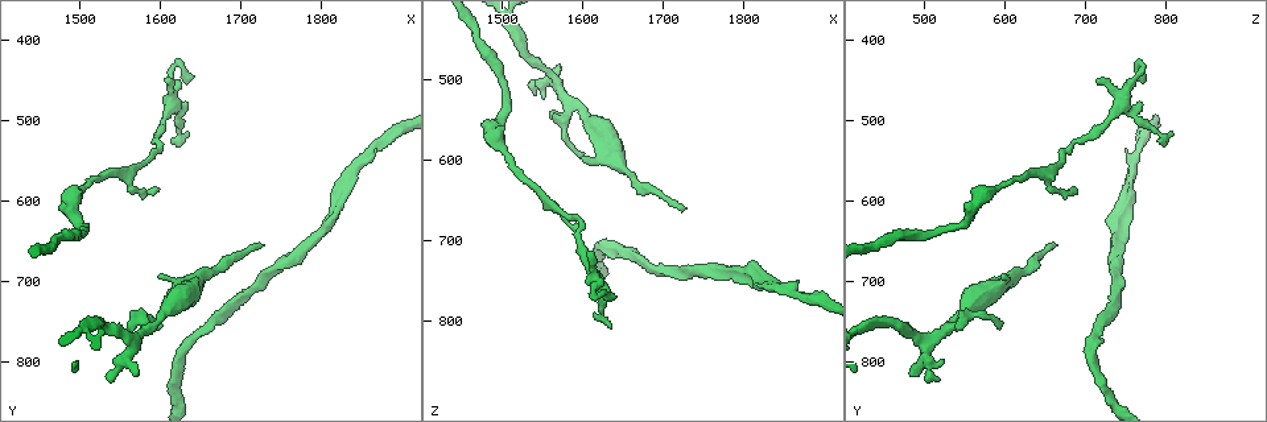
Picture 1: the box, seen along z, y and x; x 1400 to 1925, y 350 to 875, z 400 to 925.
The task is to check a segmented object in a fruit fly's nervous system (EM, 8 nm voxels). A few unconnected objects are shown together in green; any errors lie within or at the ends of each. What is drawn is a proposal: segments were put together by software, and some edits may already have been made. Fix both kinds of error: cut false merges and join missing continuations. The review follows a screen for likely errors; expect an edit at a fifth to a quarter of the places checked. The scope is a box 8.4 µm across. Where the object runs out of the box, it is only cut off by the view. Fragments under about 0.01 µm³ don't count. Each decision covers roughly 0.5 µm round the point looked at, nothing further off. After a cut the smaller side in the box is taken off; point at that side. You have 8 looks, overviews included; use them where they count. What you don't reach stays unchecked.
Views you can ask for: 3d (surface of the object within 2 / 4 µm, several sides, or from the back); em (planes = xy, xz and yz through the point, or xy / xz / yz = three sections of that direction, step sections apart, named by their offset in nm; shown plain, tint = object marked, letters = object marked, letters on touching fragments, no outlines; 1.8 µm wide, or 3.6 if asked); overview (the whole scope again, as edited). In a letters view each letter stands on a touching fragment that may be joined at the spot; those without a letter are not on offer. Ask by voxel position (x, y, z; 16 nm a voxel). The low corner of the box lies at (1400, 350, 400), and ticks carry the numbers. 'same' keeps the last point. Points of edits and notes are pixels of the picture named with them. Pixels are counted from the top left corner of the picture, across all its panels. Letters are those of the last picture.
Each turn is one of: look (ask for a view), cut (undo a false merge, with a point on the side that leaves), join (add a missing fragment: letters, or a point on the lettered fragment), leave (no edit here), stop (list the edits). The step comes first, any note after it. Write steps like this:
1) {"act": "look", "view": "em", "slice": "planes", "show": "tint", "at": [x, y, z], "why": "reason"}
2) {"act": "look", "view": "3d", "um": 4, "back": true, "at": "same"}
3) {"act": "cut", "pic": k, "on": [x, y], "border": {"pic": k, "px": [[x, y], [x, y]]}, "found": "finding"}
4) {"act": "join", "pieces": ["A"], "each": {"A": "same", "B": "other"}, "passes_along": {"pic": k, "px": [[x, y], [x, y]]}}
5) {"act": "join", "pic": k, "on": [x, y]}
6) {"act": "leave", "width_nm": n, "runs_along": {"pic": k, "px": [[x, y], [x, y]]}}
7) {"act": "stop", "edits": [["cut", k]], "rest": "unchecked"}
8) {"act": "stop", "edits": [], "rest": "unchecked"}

{"act": "look", "view": "em", "slice": "planes", "show": "letters", "at": [1600, 695, 595], "why": "branch stops here"}

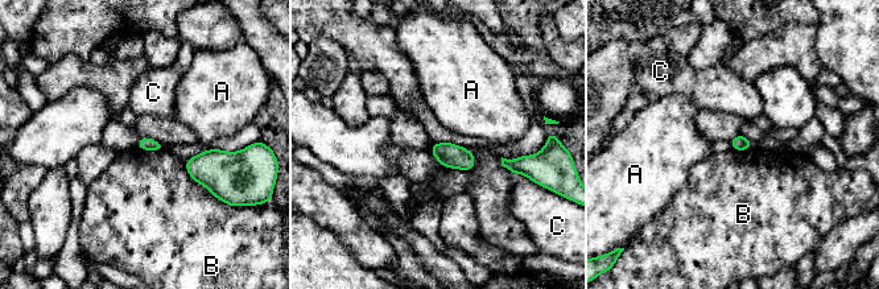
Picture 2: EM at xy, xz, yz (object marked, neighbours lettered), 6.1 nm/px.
{"act": "leave", "each": {"A": "other", "B": "other", "C": "other"}, "border": {"pic": 2, "px": [[184, 161], [185, 170], [217, 199]]}, "found": "none of them fits"}

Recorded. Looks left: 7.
{"act": "look", "view": "3d", "um": 2, "at": [1730, 655, 660], "why": "free end"}

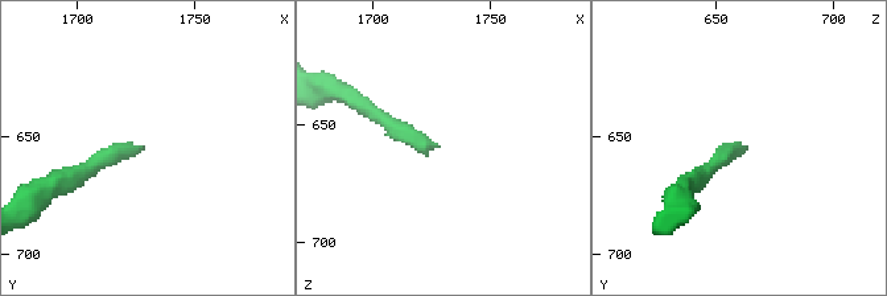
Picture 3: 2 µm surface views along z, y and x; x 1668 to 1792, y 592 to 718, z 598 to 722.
{"act": "look", "view": "em", "slice": "planes", "show": "plain", "at": [1728, 655, 660], "why": "now the EM"}

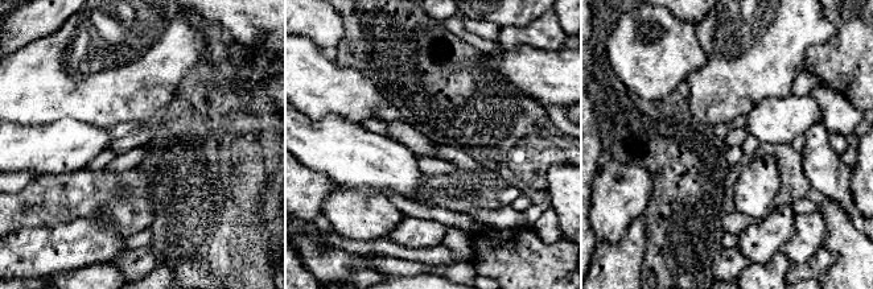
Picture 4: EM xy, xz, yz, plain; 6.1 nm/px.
{"act": "look", "view": "em", "slice": "planes", "show": "letters", "at": "same"}

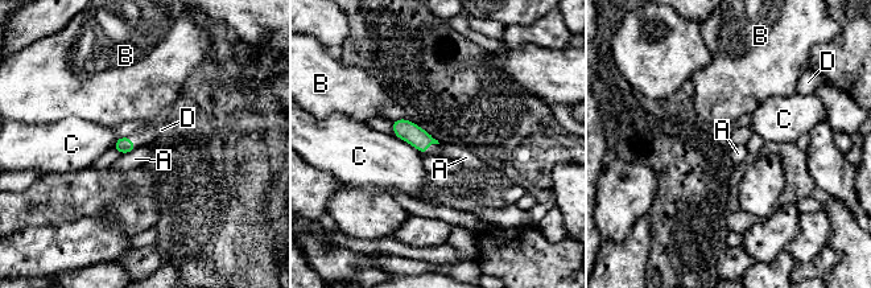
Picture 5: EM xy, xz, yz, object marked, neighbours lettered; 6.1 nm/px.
{"act": "join", "pieces": ["D"], "each": {"A": "other", "B": "other", "C": "other", "D": "same"}, "found": "the neuron continues"}

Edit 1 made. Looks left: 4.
{"act": "look", "view": "em", "slice": "planes", "show": "letters", "at": [1565, 810, 480], "why": "free end"}

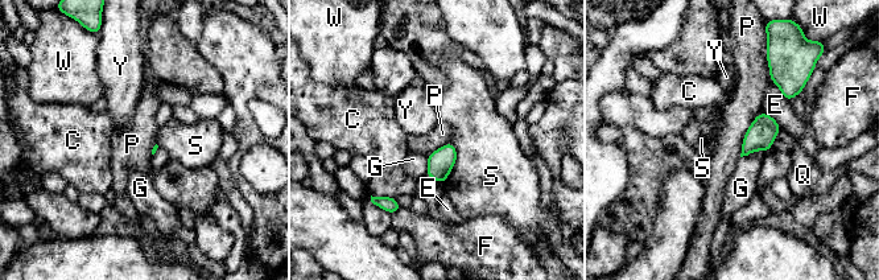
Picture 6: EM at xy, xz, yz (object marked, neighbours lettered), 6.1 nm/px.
{"act": "leave", "each": {"C": "other", "E": "other", "F": "other", "G": "other", "P": "other", "Q": "other", "S": "other", "W": "other", "Y": "other"}, "border": {"pic": 6, "px": [[760, 111], [743, 138], [739, 156]]}, "found": "no lettered fragment goes on from it"}

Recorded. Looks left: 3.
{"act": "stop", "edits": [["join", 5]], "rest": "unchecked"}

